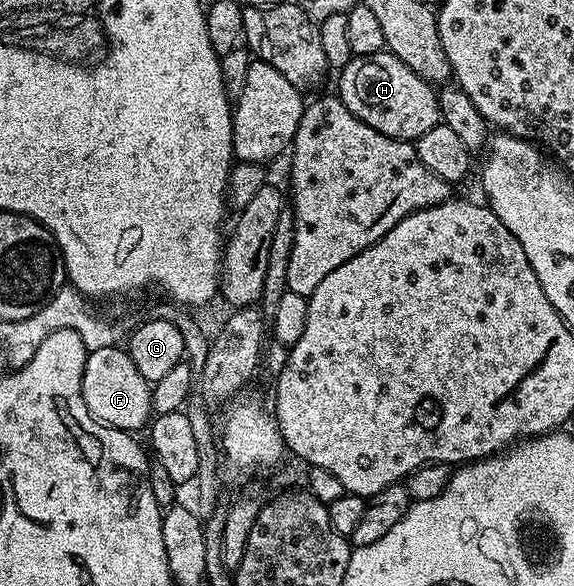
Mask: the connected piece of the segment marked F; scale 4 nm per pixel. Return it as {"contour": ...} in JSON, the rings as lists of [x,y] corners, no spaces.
{"contour":[[[117,345],[87,352],[82,376],[82,394],[88,411],[102,425],[127,431],[145,430],[152,417],[151,382],[136,371],[129,352]]]}

